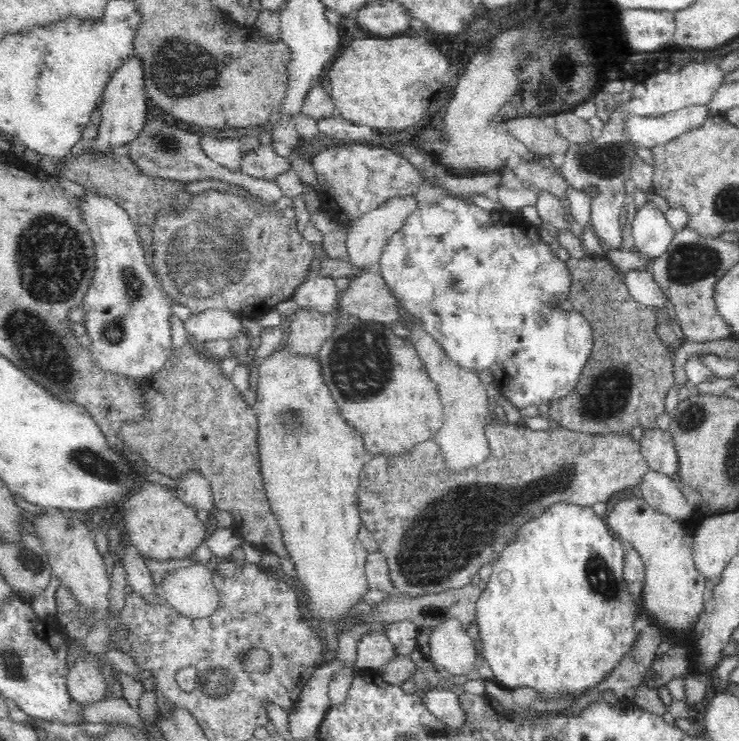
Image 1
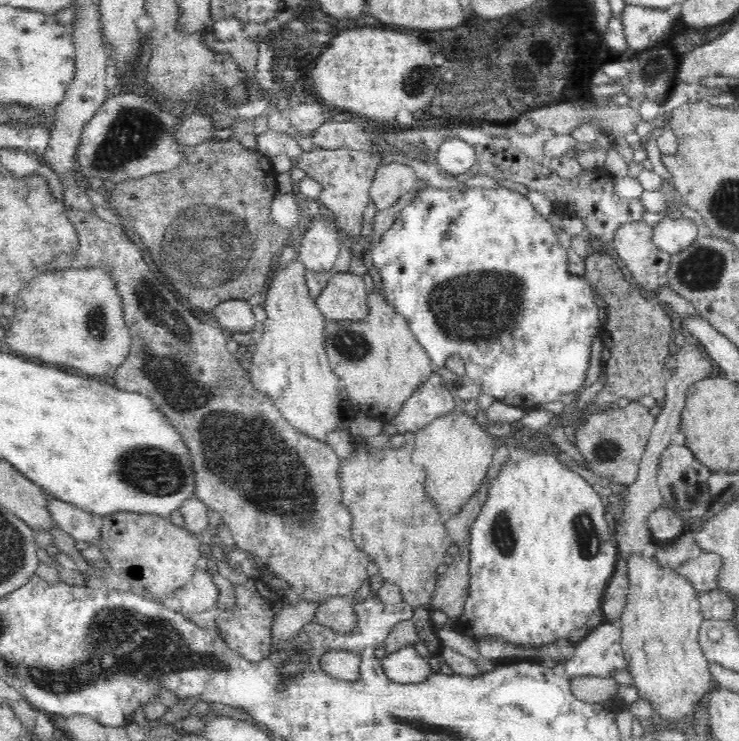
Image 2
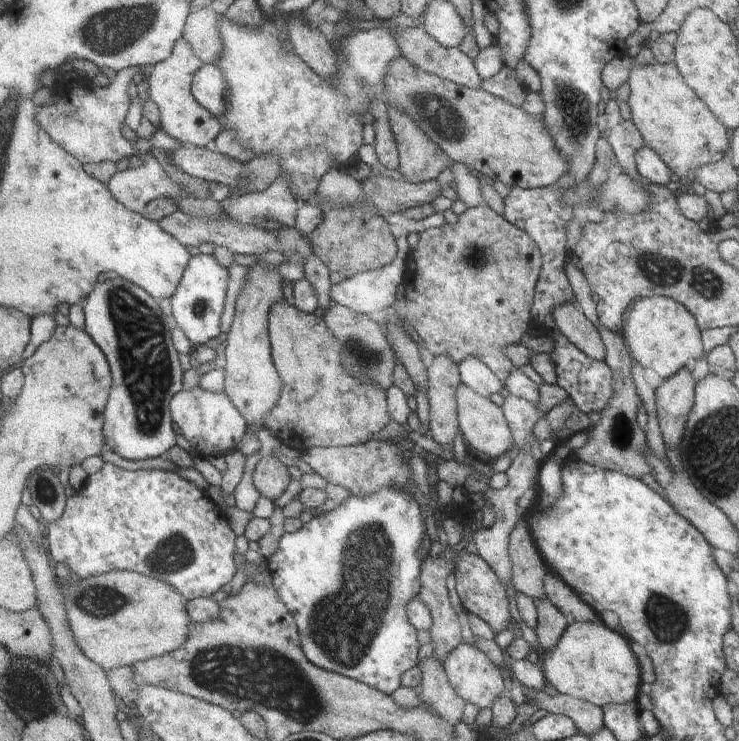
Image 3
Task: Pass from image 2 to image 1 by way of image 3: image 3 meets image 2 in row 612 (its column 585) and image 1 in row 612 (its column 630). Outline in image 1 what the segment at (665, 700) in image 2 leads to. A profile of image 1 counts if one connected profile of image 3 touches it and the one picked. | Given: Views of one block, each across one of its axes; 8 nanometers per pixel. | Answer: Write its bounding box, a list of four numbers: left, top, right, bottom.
[607,493,706,644]

